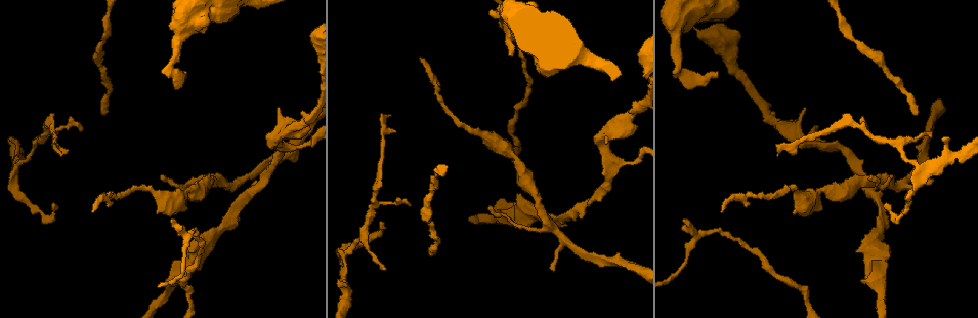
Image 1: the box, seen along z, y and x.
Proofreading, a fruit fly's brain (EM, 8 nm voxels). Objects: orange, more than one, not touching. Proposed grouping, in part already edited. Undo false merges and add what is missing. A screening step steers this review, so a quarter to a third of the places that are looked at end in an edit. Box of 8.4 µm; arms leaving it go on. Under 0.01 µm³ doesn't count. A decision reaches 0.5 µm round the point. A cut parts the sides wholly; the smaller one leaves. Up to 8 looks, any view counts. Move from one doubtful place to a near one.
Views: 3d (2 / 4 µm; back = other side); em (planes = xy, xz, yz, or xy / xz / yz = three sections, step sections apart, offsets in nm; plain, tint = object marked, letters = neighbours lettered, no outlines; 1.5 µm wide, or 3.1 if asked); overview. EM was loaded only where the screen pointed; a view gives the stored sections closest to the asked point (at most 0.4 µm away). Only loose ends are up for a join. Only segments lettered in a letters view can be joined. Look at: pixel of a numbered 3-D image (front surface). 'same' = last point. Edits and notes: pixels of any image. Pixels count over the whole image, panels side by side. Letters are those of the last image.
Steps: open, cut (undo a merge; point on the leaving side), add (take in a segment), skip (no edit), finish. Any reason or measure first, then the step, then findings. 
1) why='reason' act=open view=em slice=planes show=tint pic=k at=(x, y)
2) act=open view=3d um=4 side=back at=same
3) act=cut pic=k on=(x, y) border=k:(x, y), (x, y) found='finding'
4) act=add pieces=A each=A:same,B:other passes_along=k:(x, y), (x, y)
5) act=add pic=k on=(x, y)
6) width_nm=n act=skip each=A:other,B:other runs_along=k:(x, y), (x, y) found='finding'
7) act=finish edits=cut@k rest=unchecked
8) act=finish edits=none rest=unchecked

why='a fork' act=open view=em slice=planes show=letters pic=1 at=(696, 232)

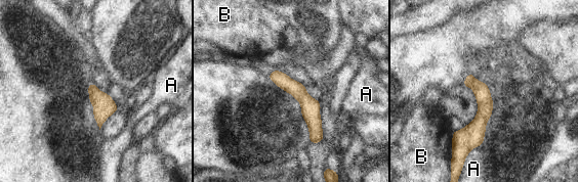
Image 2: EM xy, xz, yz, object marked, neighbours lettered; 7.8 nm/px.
width_nm=120 act=skip each=A:other,B:other found='one cell here'

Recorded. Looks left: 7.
act=open view=em slice=xz step=8 show=letters pic=1 at=(384, 223)

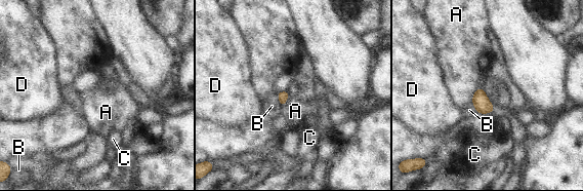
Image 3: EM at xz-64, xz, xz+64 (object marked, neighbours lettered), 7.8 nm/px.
act=skip each=A:other,B:other,C:other,D:other border=3:(290, 91), (286, 103), (282, 107) found='no lettered segment goes on from it'

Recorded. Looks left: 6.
why='a fork' act=open view=em slice=planes show=letters pic=1 at=(884, 181)

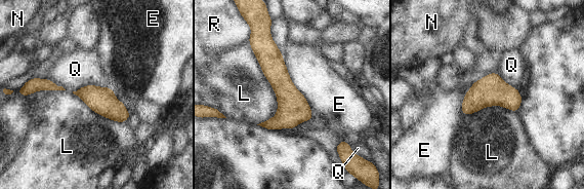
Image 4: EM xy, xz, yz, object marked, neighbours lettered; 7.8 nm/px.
act=skip each=E:other,L:other,N:other,Q:other,R:other found='one cell here'

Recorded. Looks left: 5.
act=finish edits=none rest=unchecked

